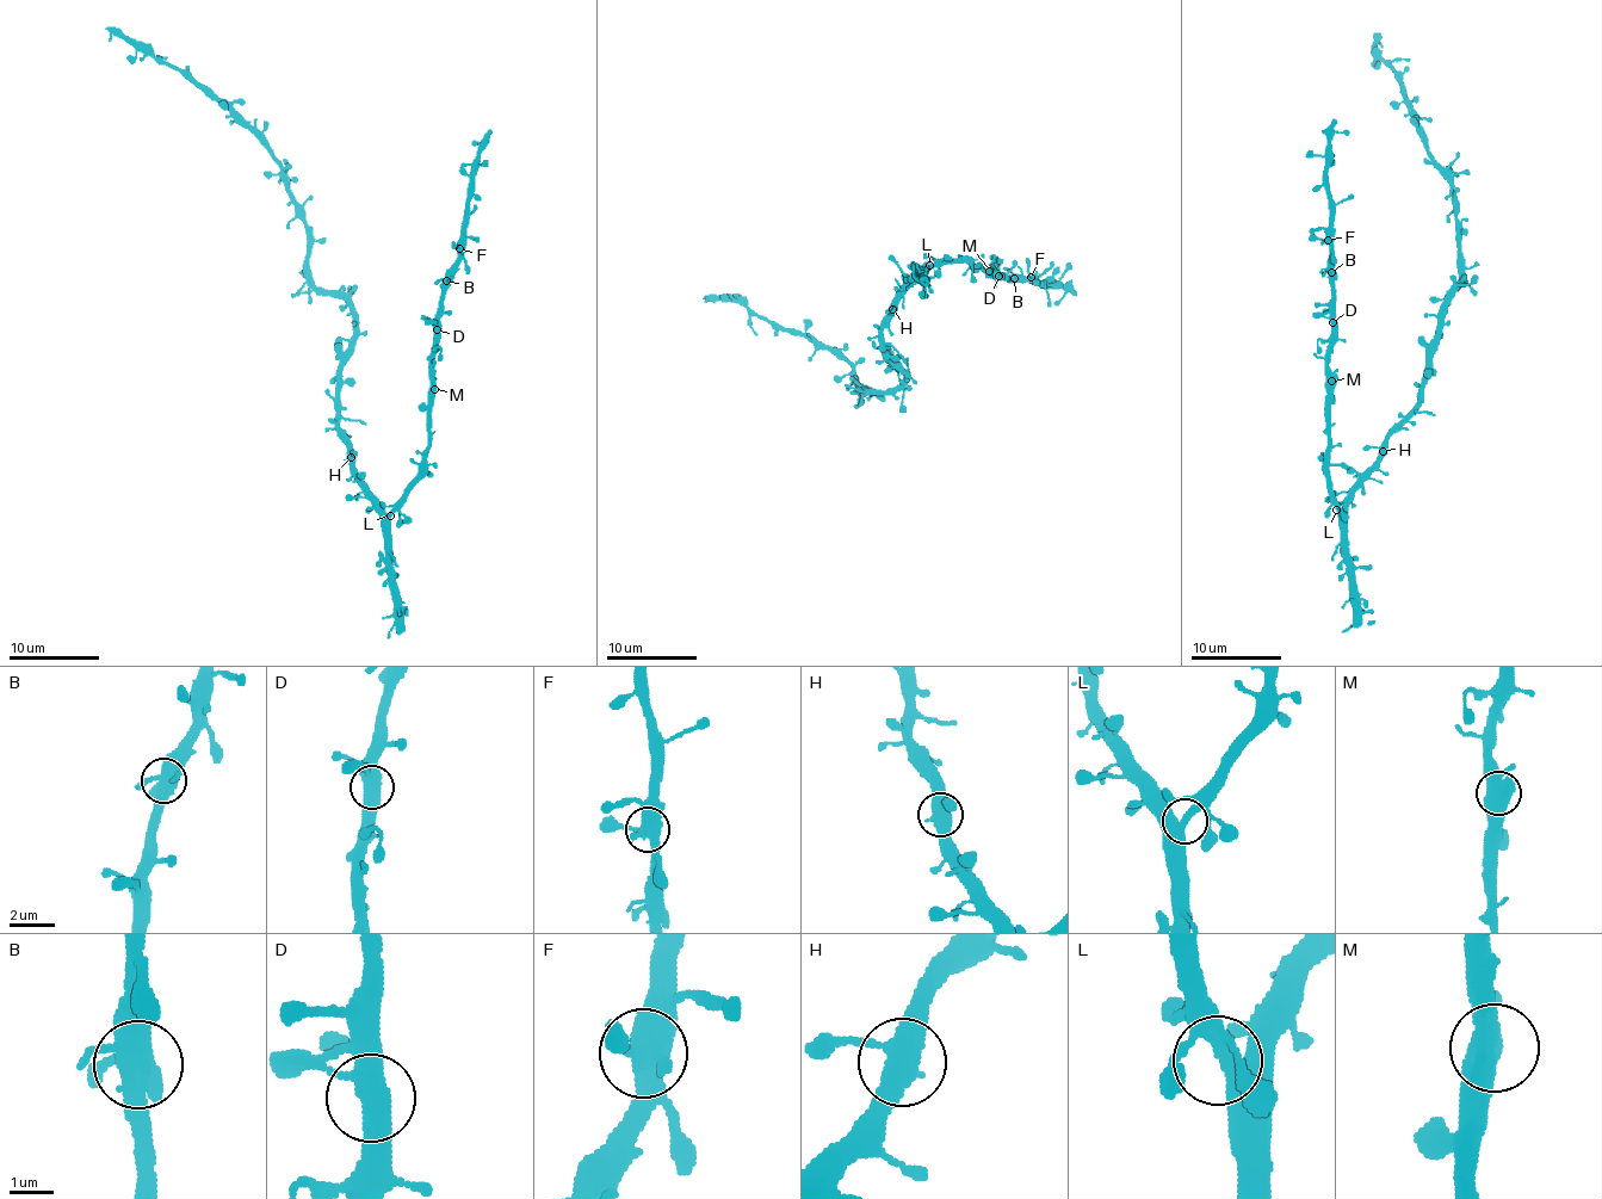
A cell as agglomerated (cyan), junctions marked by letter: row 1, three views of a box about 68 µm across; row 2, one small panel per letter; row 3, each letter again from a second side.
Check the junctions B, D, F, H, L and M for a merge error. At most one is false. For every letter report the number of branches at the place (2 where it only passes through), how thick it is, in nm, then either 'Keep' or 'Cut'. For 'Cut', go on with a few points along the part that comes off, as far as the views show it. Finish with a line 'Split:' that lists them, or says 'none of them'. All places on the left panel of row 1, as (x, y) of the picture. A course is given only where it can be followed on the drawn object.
B: Branches: 4. Thickness 500 nm. Keep
D: Branches: 3. Thickness 480 nm. Keep
F: Branches: 3. Thickness 480 nm. Keep
H: Branches: 3. Thickness 500 nm. Keep
L: Branches: 3. Thickness 360 nm. Keep
M: Branches: 3. Thickness 500 nm. Keep
Split: none of them

